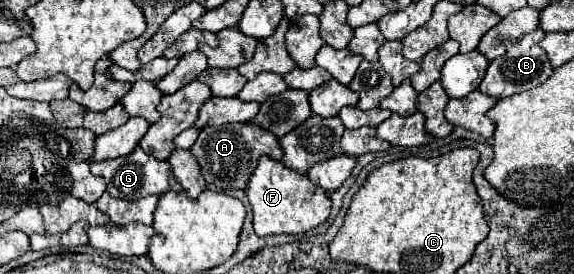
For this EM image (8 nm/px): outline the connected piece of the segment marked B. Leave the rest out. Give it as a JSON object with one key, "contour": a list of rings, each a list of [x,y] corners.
{"contour":[[[536,29],[528,35],[524,35],[522,39],[518,39],[516,43],[512,43],[506,49],[506,55],[490,61],[490,67],[486,69],[486,77],[480,83],[480,91],[486,93],[486,95],[492,93],[492,97],[496,97],[496,99],[504,99],[504,97],[510,97],[514,93],[528,91],[528,89],[534,89],[534,87],[542,85],[552,75],[552,65],[548,61],[548,55],[538,45],[544,35],[546,33],[542,29]]]}

